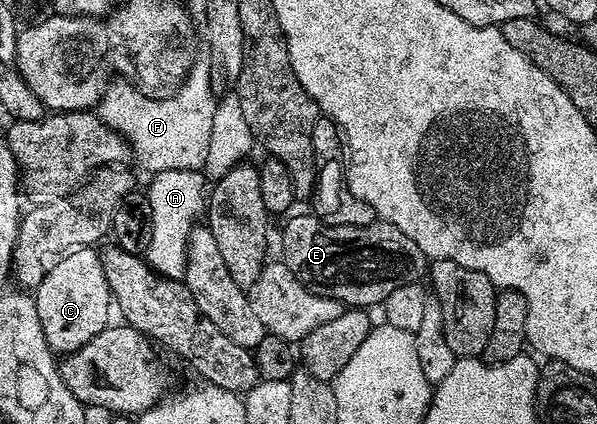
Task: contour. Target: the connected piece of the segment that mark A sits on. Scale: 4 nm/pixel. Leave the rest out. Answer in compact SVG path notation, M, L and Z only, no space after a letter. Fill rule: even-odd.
M164 170L153 173L148 189L152 206L152 238L144 249L144 259L160 276L182 280L186 275L186 247L198 215L204 212L204 193L208 184L201 171ZM206 183L206 184L205 184ZM203 191L203 192L202 192Z

